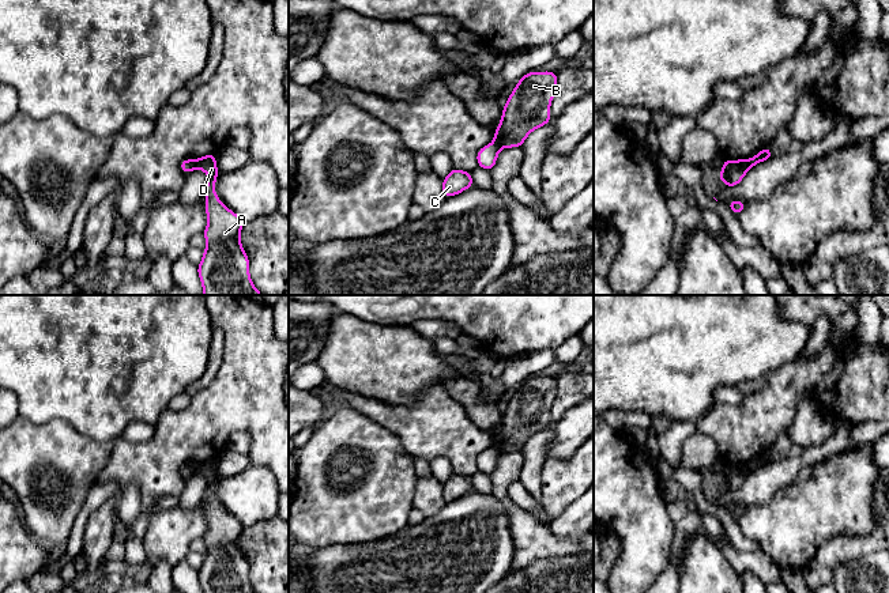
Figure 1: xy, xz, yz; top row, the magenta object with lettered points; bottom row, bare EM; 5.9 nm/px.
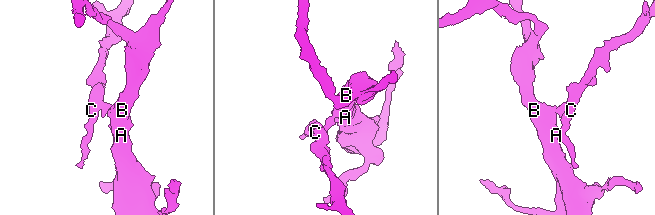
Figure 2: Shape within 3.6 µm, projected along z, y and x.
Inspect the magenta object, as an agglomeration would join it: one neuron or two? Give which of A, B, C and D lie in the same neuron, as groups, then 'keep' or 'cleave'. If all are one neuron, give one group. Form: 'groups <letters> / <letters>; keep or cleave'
groups A B D / C; cleave

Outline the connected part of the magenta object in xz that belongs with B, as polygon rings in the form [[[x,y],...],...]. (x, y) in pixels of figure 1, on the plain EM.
[[[528,377],[513,393],[494,435],[502,453],[521,452],[536,433],[550,427],[550,409],[557,396],[557,377]]]

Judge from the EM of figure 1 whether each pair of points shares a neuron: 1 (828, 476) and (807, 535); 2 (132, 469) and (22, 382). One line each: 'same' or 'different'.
1: same
2: different

